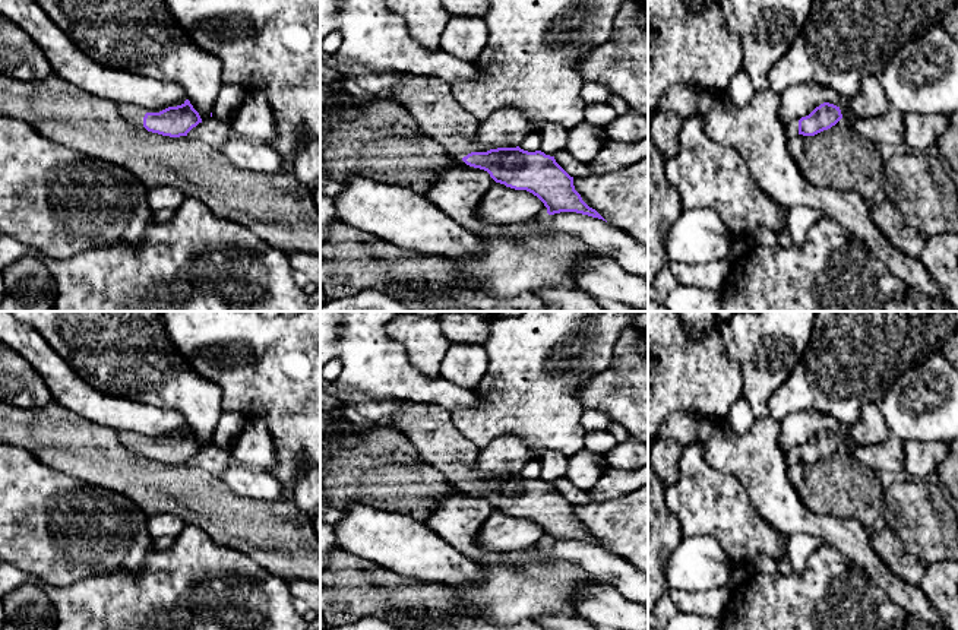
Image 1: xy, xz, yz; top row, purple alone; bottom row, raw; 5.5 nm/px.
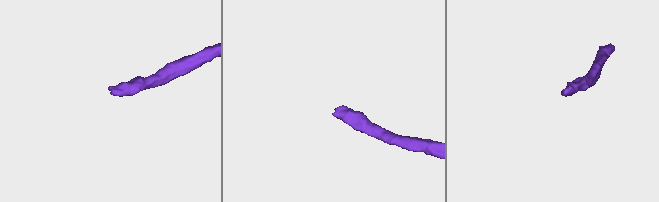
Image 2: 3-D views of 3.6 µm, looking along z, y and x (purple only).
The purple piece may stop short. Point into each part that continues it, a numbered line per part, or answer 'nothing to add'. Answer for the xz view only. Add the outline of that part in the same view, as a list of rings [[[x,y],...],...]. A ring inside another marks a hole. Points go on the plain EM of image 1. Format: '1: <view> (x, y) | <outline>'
1: xz (430, 429) | [[[398,401],[401,411],[395,420],[395,428],[402,431],[415,446],[418,455],[430,466],[439,469],[446,479],[464,485],[472,479],[472,469],[481,449],[468,440],[455,425],[450,411],[436,405]]]

